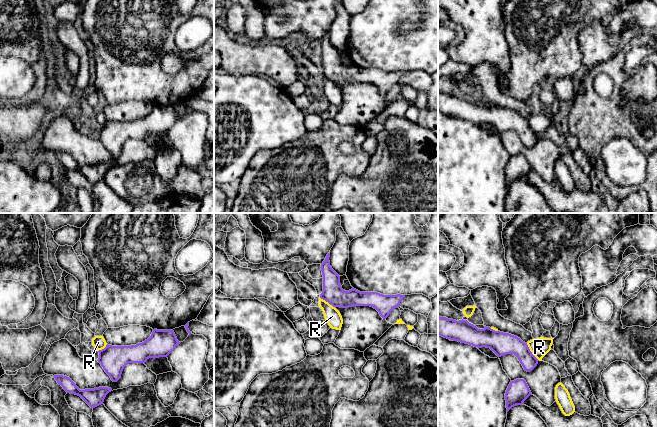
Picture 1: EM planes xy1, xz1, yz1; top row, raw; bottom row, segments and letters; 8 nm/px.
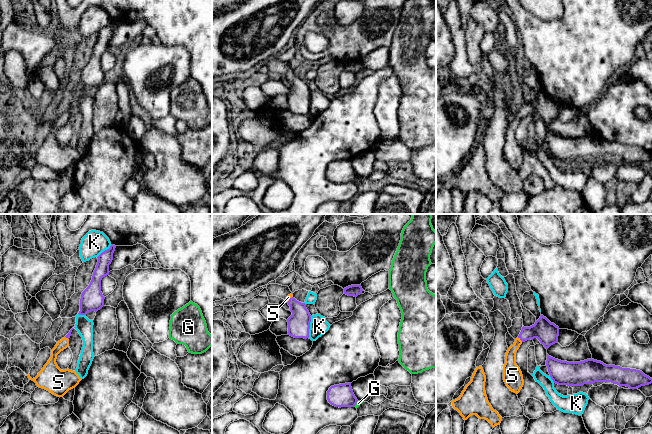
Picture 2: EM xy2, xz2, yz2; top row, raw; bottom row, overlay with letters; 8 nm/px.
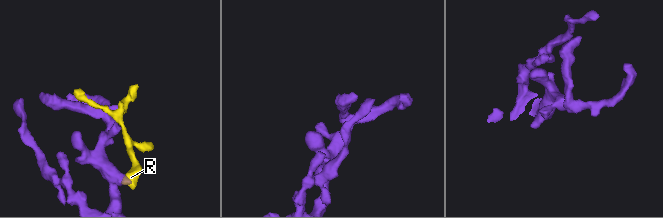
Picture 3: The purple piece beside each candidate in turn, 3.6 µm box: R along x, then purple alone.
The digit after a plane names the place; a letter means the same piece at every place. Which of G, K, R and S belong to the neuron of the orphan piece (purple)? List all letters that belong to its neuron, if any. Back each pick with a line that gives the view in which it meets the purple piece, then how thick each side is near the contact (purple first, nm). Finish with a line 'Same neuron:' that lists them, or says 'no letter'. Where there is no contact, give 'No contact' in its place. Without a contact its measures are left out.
S: Touches purple in yz2. Thickness 180 nm (purple) against 120 nm
Same neuron: S

